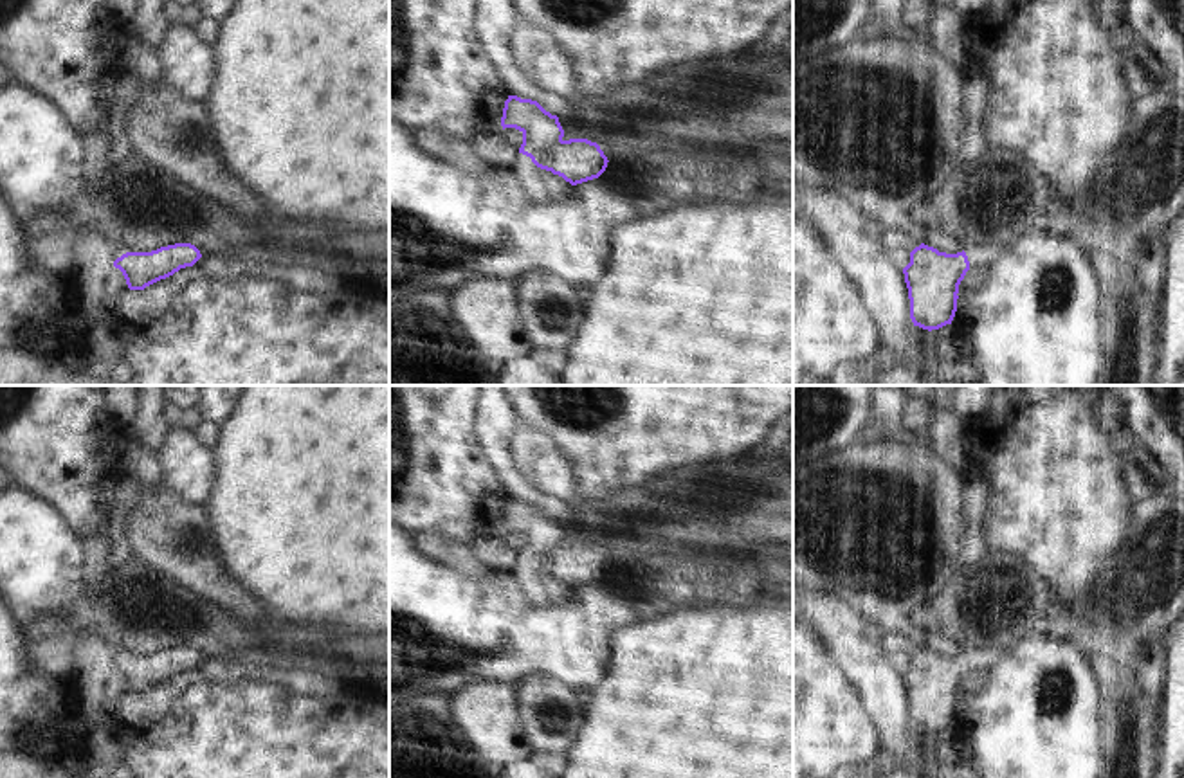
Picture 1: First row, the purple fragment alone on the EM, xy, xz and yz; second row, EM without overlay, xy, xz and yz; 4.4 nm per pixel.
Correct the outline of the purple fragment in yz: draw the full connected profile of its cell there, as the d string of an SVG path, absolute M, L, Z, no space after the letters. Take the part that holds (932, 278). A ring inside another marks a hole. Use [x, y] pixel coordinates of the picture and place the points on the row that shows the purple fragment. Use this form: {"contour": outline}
{"contour": "M921 243L903 268L910 299L910 319L923 330L952 324L957 312L959 285L970 268L998 263L1011 245L968 247L957 254L939 252Z"}

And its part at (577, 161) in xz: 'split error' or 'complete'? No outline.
split error

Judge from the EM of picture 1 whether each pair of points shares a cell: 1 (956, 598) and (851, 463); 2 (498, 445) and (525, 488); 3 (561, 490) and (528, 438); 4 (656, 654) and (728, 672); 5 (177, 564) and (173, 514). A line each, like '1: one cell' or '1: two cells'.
1: two cells
2: one cell
3: one cell
4: one cell
5: one cell

